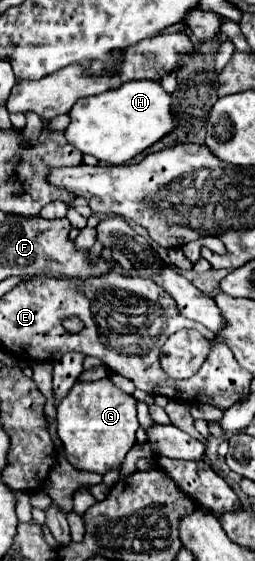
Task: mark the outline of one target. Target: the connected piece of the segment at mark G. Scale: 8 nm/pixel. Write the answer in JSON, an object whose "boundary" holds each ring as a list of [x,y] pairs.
{"boundary":[[[103,378],[97,382],[75,382],[75,386],[69,390],[69,394],[63,398],[63,402],[57,406],[57,422],[59,422],[57,432],[65,446],[65,456],[67,456],[69,464],[75,470],[95,472],[101,476],[123,464],[125,454],[135,446],[135,432],[139,430],[135,398],[131,394],[125,394],[119,388],[115,388],[109,378]]]}

